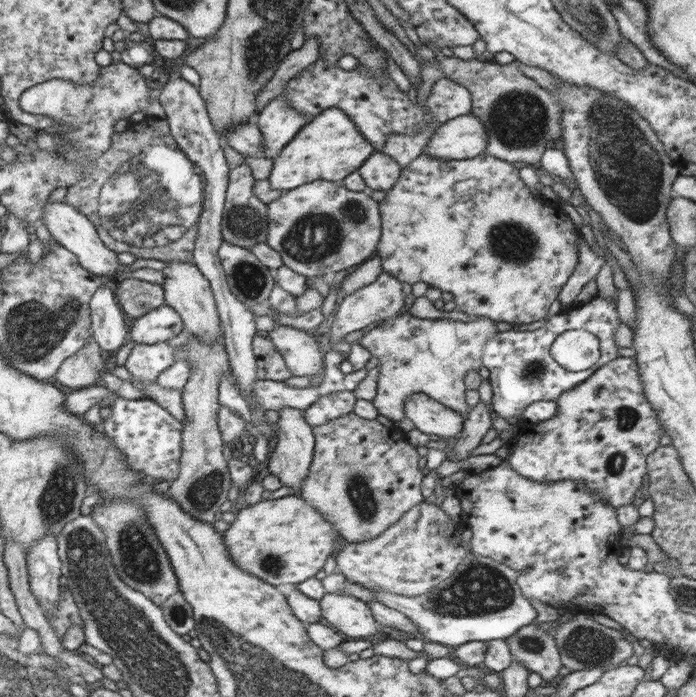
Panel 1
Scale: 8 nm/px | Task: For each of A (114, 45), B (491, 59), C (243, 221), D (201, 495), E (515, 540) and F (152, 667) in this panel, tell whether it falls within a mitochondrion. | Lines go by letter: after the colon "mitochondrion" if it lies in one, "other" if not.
A: other
B: other
C: mitochondrion
D: mitochondrion
E: other
F: mitochondrion

